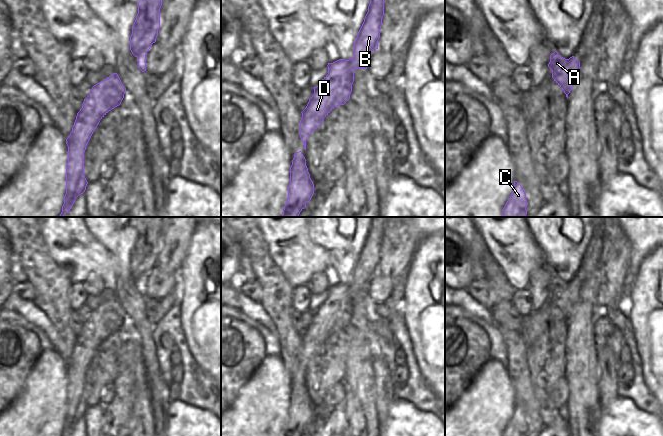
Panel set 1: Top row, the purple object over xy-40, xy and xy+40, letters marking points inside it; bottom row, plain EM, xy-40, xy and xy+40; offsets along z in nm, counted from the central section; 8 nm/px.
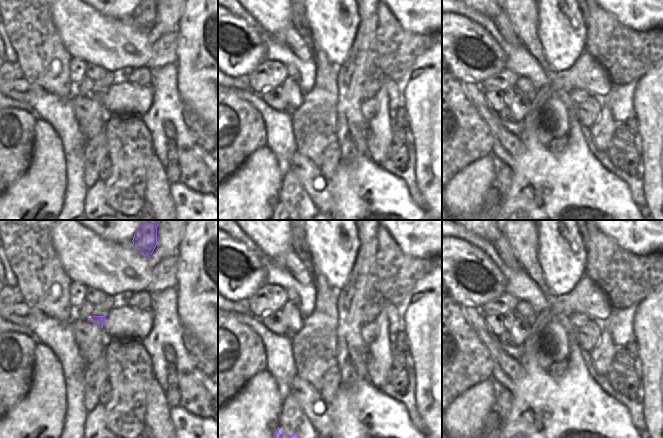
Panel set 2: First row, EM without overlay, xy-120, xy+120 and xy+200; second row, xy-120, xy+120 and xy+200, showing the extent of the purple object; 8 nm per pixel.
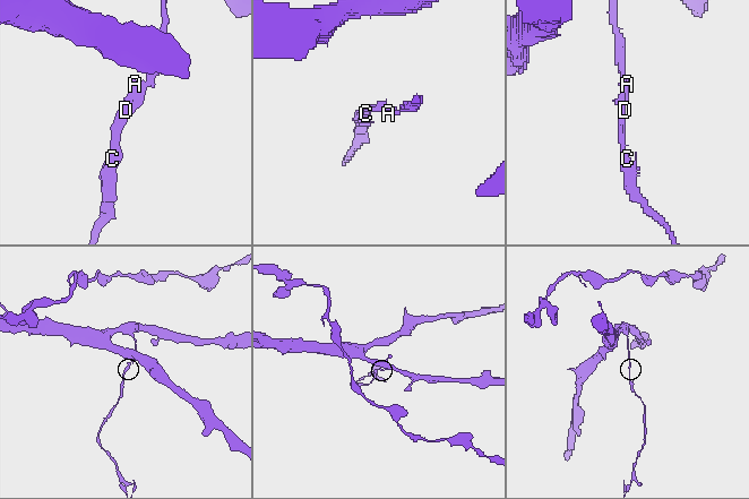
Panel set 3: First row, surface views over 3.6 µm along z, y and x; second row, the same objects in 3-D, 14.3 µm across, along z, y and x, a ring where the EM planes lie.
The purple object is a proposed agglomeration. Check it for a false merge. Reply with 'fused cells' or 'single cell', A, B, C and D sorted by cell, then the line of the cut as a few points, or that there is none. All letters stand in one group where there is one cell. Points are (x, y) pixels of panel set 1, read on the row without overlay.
fused cells; groups A C D / B; cut xy (347, 284), (354, 292)

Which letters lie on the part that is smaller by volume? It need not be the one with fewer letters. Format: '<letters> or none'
A, C, D

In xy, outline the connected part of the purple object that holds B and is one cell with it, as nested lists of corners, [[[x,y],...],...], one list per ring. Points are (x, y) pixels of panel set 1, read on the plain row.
[[[373,217],[368,230],[368,236],[364,242],[364,246],[358,256],[358,260],[354,266],[354,280],[348,285],[354,293],[367,293],[364,284],[375,273],[378,273],[378,264],[380,262],[380,252],[382,250],[382,242],[384,240],[384,220],[386,217]]]

